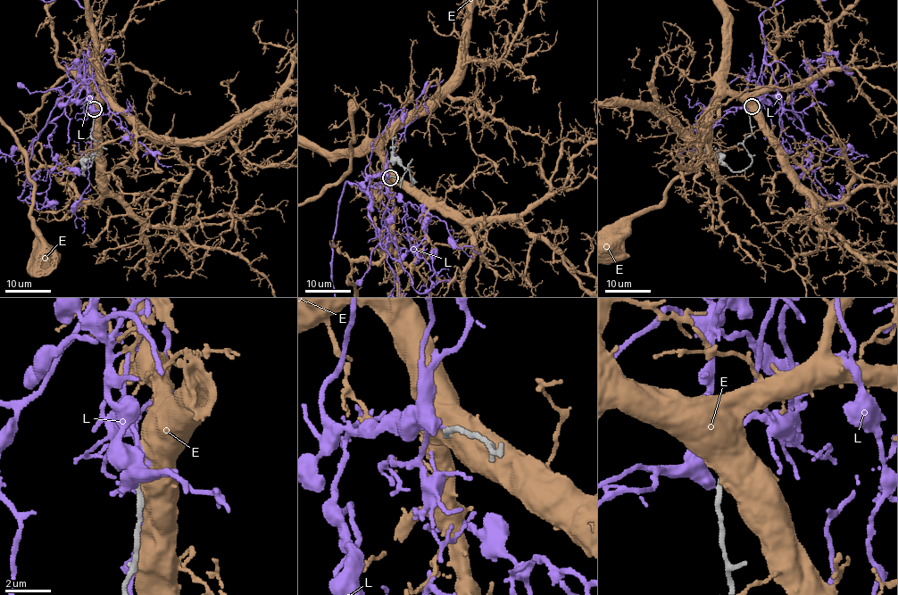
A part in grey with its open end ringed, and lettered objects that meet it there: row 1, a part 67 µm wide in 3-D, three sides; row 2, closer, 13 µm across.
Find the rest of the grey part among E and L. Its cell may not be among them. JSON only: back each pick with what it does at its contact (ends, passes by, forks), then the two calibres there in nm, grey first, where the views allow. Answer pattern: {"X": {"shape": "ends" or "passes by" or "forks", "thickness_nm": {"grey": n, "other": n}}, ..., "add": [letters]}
{"L": {"shape": "ends", "thickness_nm": {"grey": 200, "other": 200}}, "add": ["L"]}

